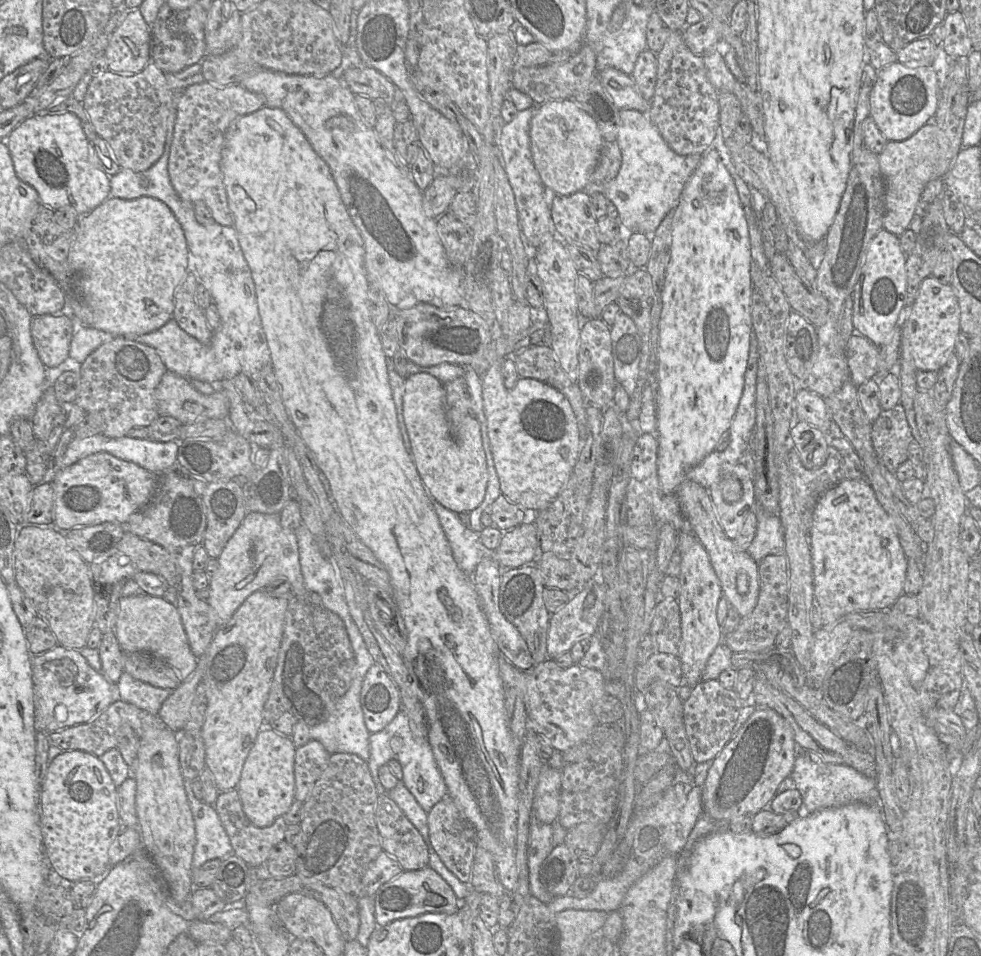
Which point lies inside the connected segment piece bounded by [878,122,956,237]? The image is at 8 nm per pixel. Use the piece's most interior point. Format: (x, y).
(906, 166)

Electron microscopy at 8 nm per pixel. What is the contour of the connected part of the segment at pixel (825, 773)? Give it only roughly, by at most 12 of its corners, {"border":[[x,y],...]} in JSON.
{"border":[[798,751],[777,795],[799,790],[800,817],[853,802],[879,807],[875,778]]}

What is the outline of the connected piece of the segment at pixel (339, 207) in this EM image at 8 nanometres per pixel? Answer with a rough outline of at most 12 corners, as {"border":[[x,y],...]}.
{"border":[[280,108],[221,169],[283,404],[389,573],[447,796],[512,892],[500,650],[401,441],[362,236]]}

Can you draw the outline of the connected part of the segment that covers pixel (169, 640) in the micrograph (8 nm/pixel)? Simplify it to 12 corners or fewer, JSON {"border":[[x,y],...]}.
{"border":[[122,597],[124,653],[164,660],[184,682],[196,669],[177,606]]}

